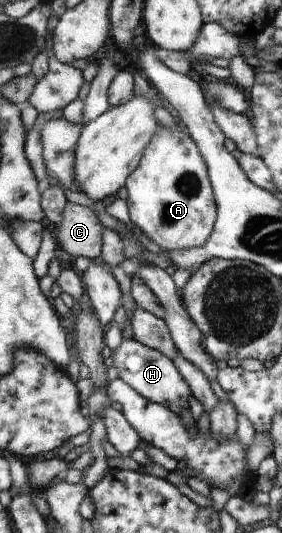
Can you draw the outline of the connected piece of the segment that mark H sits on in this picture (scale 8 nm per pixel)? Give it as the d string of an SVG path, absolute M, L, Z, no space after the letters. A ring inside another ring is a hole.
M125 339L117 349L111 353L111 359L119 378L129 384L129 387L136 389L145 399L152 400L153 403L165 405L180 415L184 410L189 410L189 401L194 393L189 383L180 373L171 359L160 351L147 347L132 339Z

